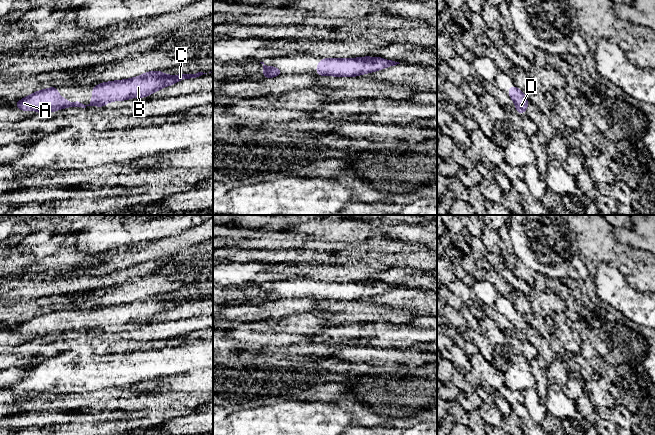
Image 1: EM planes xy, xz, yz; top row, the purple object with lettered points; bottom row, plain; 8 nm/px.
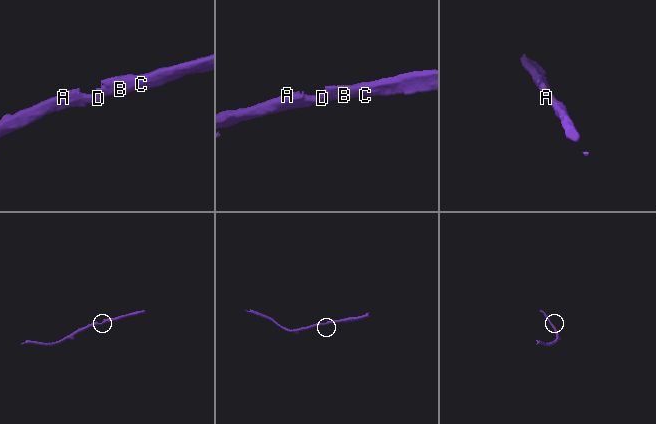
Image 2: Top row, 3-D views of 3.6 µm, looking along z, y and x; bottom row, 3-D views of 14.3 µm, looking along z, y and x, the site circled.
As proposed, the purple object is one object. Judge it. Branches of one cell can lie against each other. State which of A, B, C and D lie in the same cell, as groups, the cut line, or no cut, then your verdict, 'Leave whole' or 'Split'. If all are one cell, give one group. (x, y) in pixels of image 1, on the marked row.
Groups: A B C D. No split. Leave whole

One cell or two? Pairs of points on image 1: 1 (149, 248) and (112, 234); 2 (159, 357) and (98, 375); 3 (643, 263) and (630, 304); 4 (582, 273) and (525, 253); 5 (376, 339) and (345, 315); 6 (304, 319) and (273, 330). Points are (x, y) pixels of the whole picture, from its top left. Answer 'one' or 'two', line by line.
1: two
2: one
3: two
4: one
5: two
6: one

